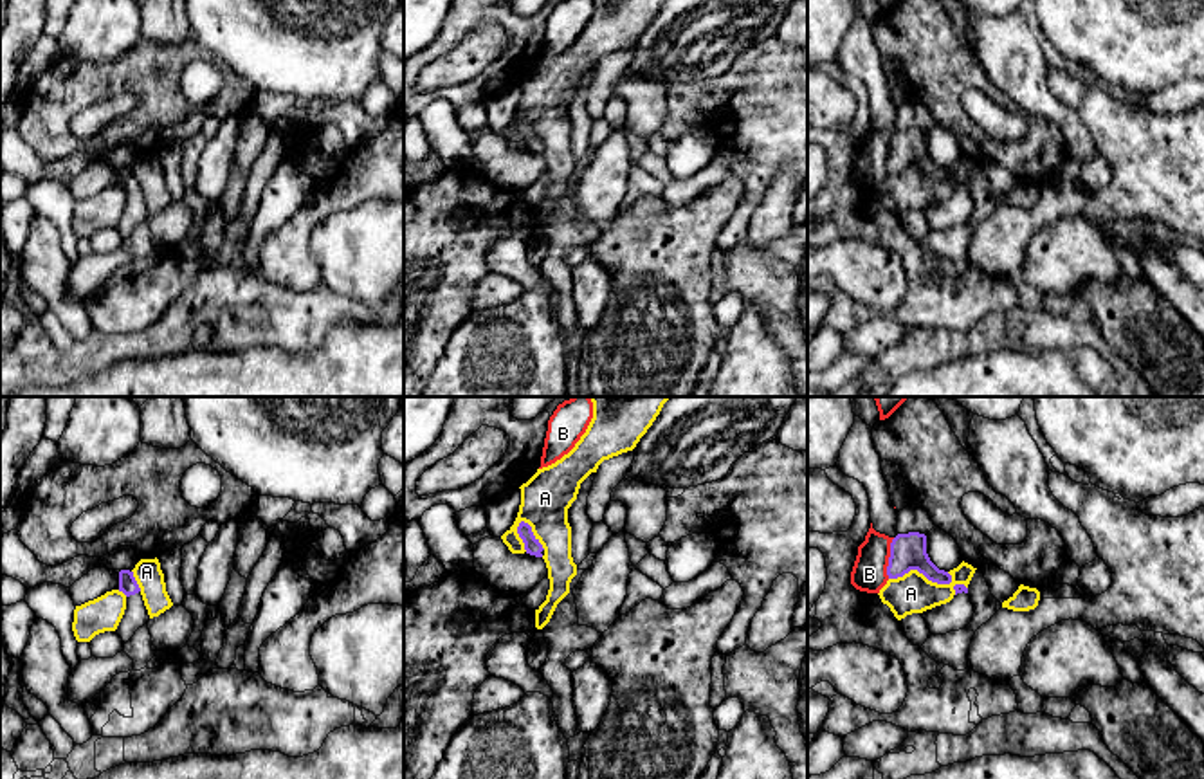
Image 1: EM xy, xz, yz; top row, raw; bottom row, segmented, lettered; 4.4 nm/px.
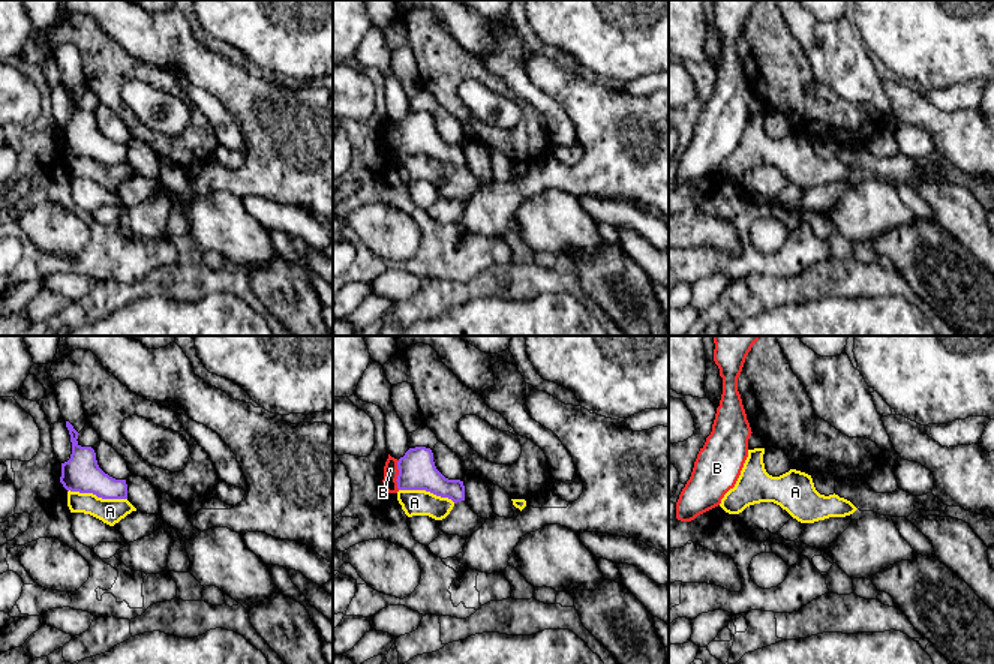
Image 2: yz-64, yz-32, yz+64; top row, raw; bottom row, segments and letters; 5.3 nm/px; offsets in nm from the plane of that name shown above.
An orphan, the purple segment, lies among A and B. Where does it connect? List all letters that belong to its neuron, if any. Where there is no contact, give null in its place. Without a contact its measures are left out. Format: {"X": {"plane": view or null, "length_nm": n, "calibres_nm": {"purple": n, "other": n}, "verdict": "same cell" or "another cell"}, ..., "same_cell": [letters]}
{"A": {"plane": "yz", "length_nm": 280, "calibres_nm": {"purple": 160, "other": 180}, "verdict": "another cell"}, "B": {"plane": "yz", "length_nm": 190, "calibres_nm": {"purple": 160, "other": 160}, "verdict": "another cell"}, "same_cell": []}

